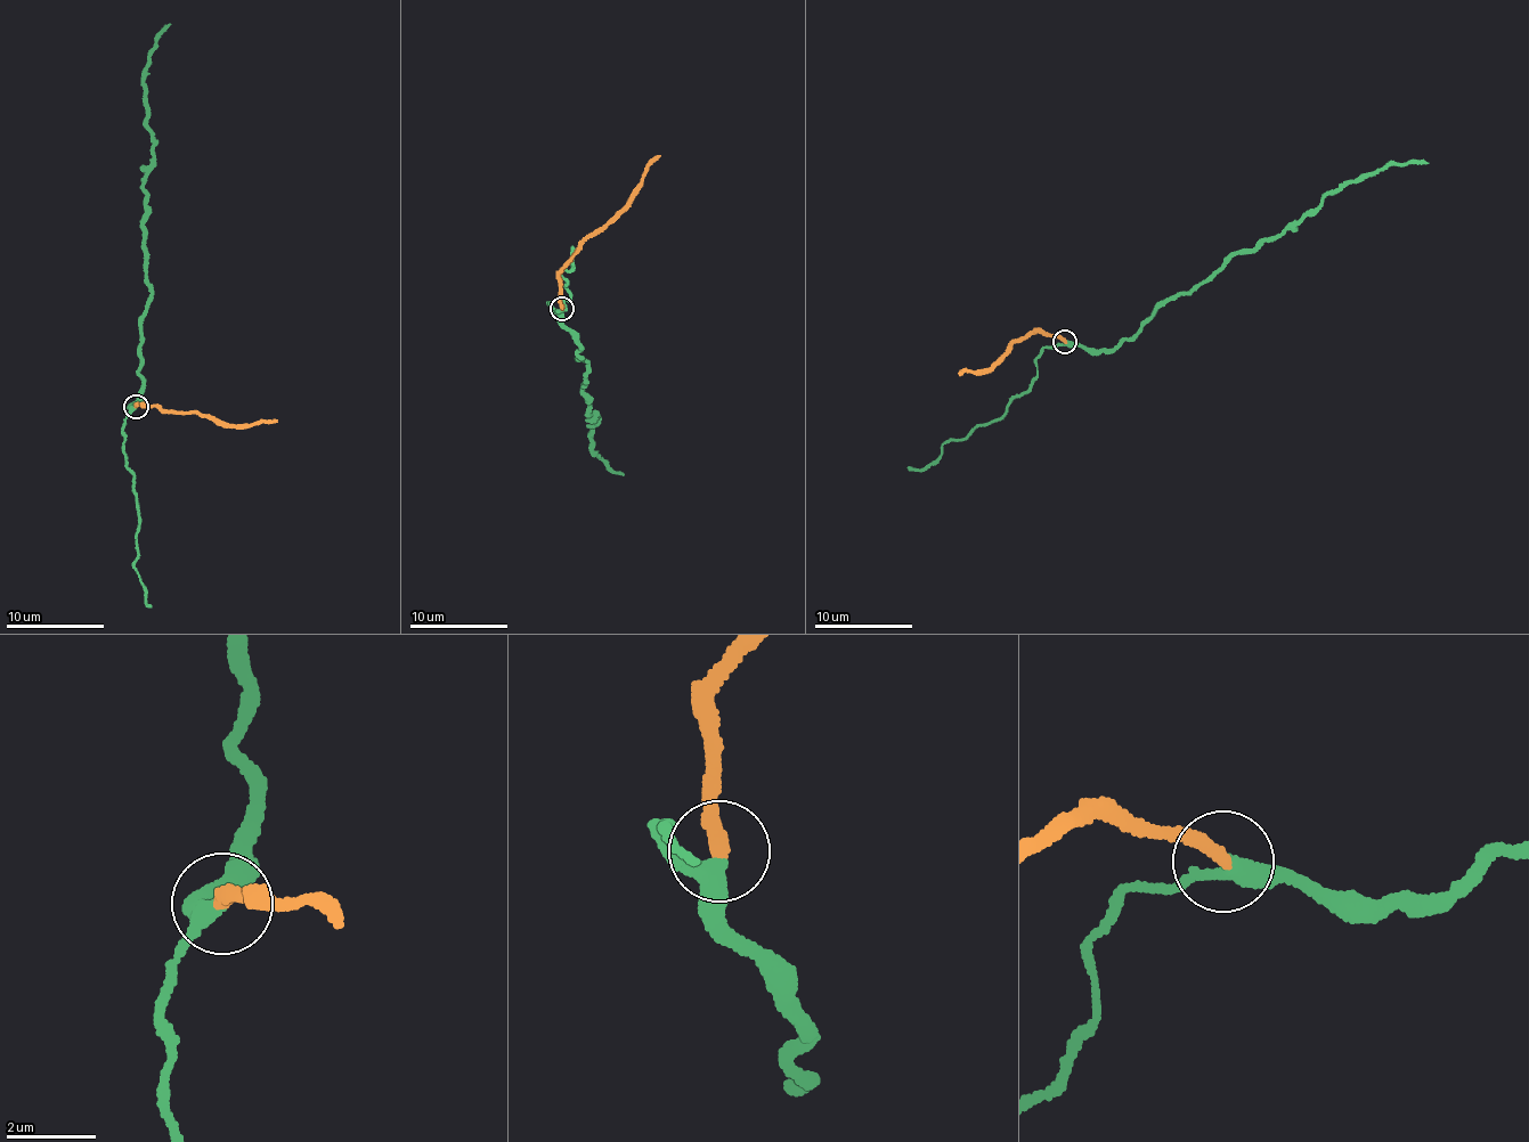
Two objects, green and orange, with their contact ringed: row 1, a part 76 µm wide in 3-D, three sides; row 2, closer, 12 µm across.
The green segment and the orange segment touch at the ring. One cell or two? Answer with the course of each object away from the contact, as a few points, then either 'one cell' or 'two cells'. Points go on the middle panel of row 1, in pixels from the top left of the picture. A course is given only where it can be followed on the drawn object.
green via (562, 309), (576, 357), (588, 364), (583, 389), (587, 412), (596, 416), (591, 455), (624, 475) | orange via (562, 309), (562, 267), (635, 195), (649, 165), (660, 155) | one cell

